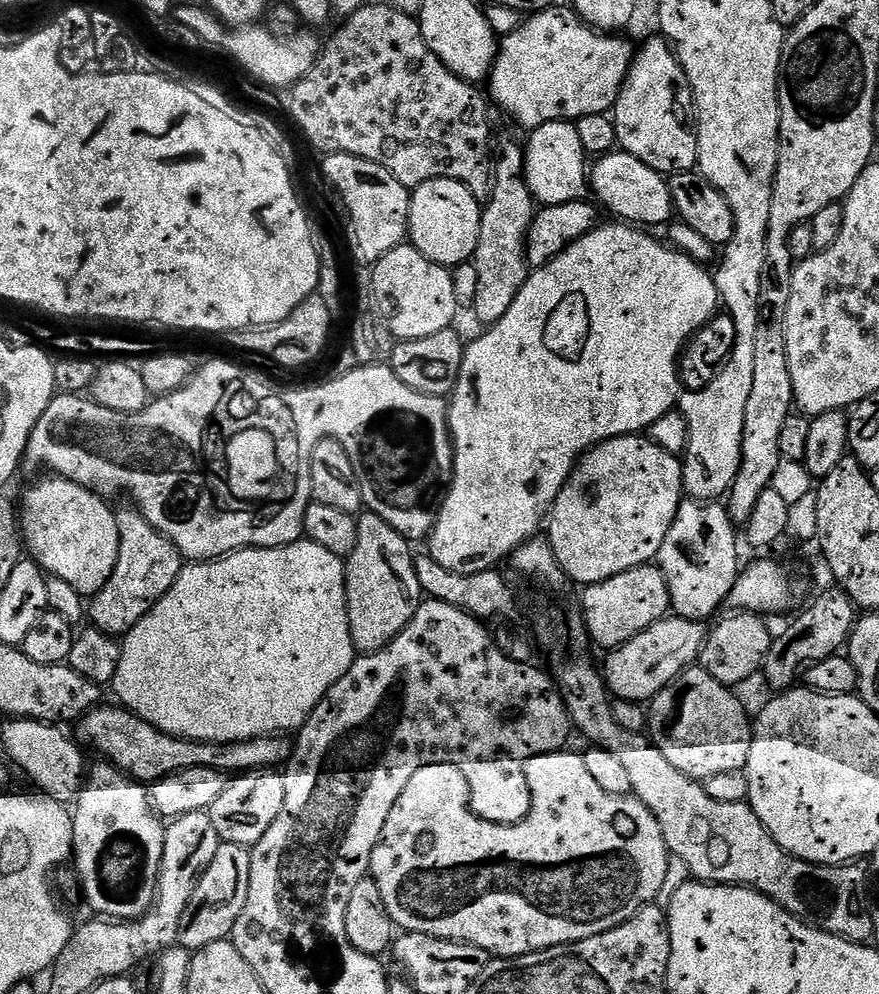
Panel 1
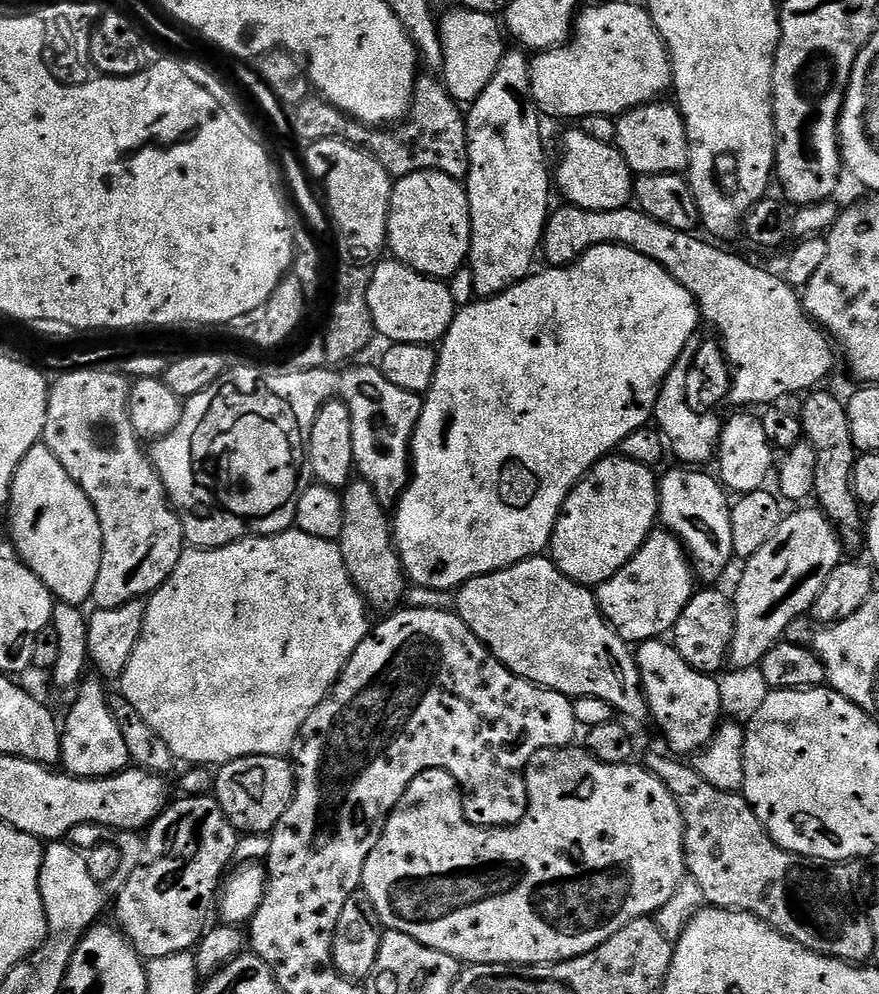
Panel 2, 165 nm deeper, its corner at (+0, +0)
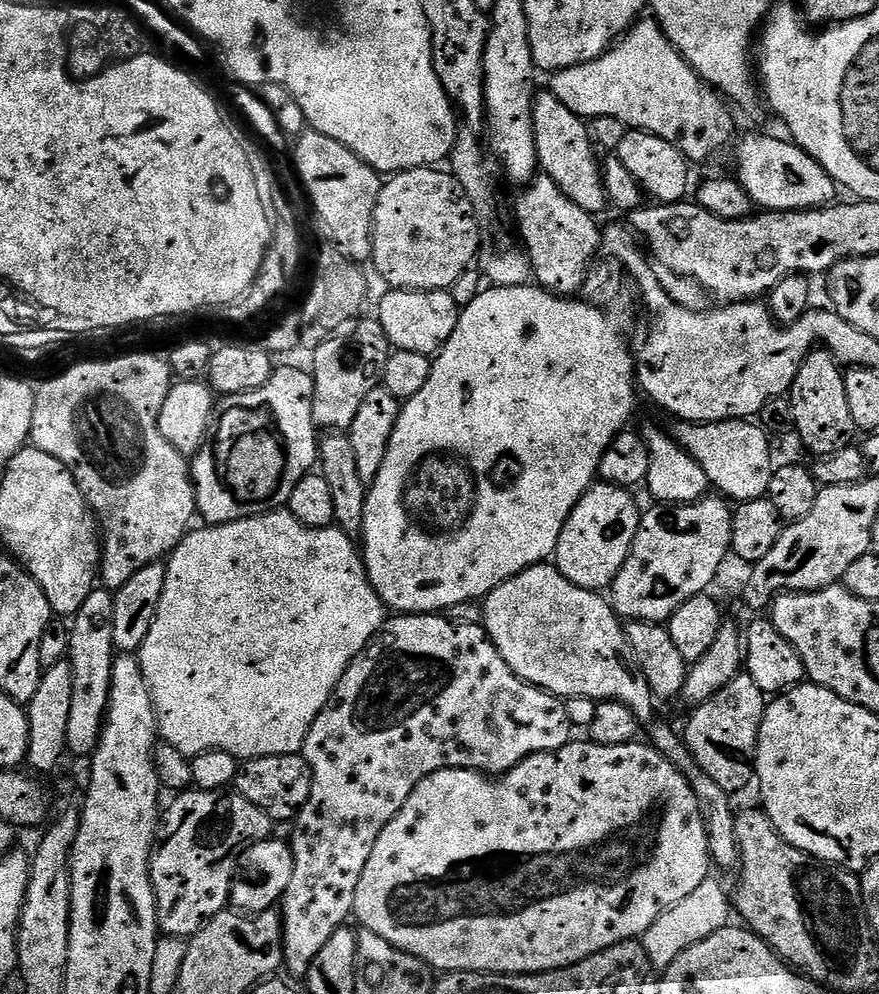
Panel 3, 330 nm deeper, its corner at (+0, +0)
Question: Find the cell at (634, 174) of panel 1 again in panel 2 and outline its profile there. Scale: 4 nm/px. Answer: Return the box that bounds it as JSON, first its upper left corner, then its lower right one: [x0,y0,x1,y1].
[554,126,634,212]

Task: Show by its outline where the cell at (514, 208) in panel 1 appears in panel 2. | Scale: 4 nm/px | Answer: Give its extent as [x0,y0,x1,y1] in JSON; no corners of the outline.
[466,51,554,298]

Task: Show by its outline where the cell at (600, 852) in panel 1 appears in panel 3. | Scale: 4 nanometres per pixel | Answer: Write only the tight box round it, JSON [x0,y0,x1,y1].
[354,742,710,974]

